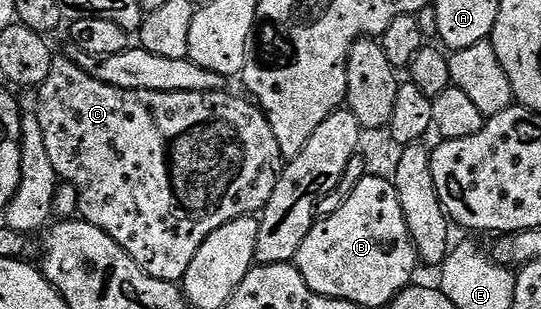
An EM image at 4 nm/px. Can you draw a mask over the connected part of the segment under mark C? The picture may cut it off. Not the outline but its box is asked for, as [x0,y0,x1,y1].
[34,56,281,282]

